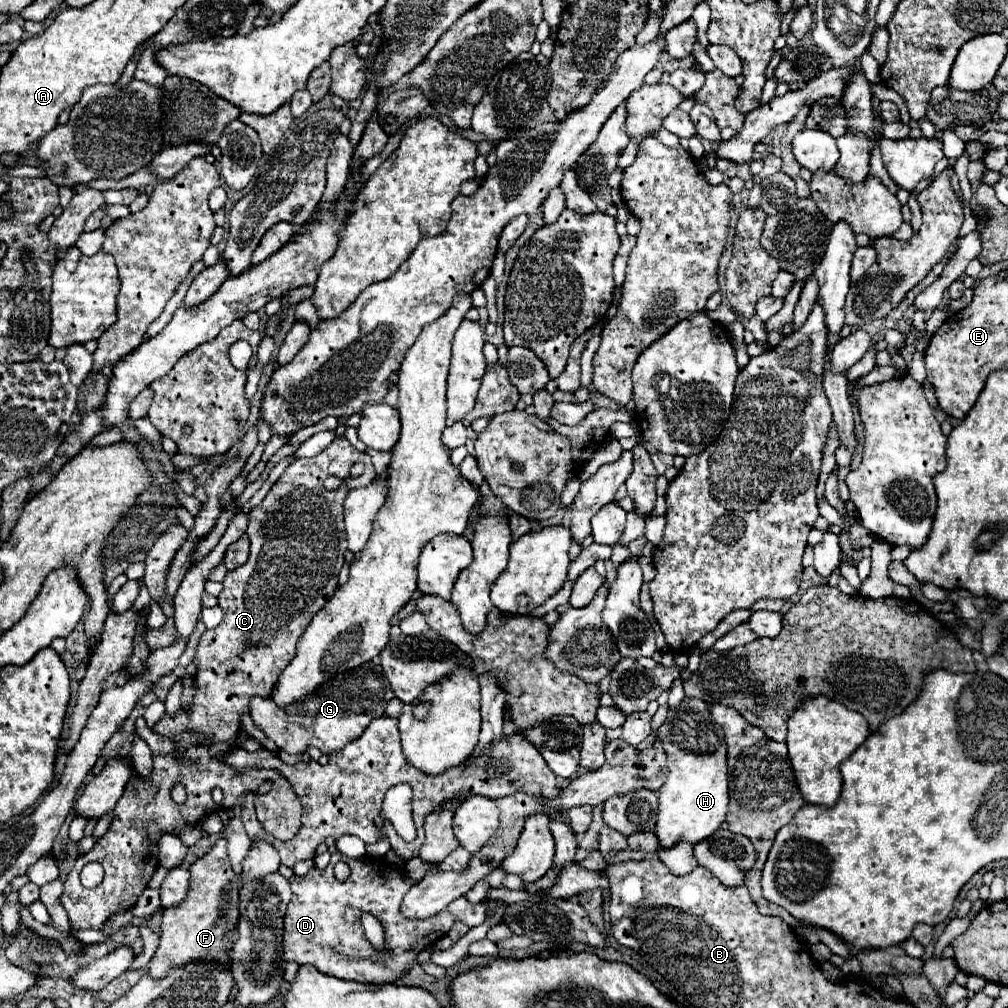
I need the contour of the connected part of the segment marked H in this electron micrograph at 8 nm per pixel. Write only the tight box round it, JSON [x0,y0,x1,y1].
[655,696,728,846]

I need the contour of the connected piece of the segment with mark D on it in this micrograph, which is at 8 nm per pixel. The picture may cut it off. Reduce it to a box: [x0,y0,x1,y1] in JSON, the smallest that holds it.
[283,852,485,984]

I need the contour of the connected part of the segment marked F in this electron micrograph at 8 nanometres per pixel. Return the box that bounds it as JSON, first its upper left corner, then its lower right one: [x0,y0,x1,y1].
[147,838,239,978]

